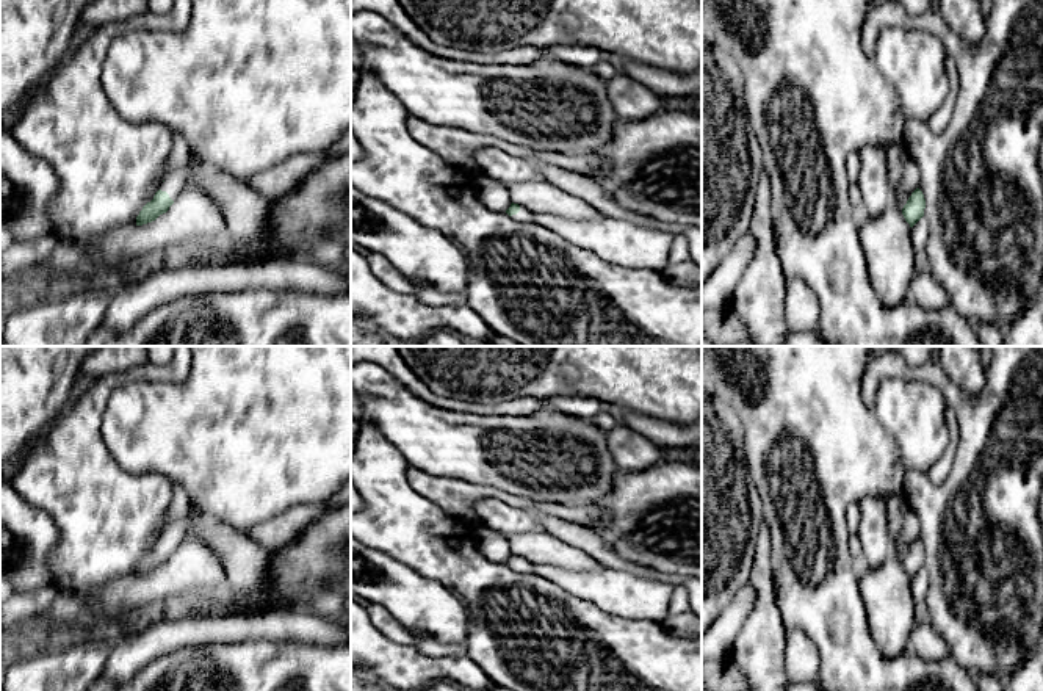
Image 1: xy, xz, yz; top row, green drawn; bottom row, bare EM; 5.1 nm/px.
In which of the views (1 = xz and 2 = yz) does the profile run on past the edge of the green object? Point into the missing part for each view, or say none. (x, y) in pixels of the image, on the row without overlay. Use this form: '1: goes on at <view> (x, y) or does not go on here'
1: goes on at xz (525, 566)
2: does not go on here

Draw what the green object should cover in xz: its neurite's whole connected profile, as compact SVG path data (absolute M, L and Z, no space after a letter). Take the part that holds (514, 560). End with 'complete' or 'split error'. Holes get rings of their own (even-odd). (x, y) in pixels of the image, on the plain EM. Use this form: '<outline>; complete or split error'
M514 553L506 561L506 564L518 573L532 573L534 572L534 561L525 556L514 555Z; split error

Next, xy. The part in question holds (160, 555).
M189 503L185 517L166 526L153 550L143 558L143 561L136 567L136 577L152 573L160 566L166 564L169 558L180 548L191 522L196 520L200 514L204 514L204 511Z; split error

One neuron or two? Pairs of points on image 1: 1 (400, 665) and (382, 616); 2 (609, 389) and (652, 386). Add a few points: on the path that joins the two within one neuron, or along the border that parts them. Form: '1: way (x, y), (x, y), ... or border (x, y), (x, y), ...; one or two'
1: border (367, 610), (371, 622), (389, 638), (414, 646); two
2: way (620, 386), (641, 386); one

